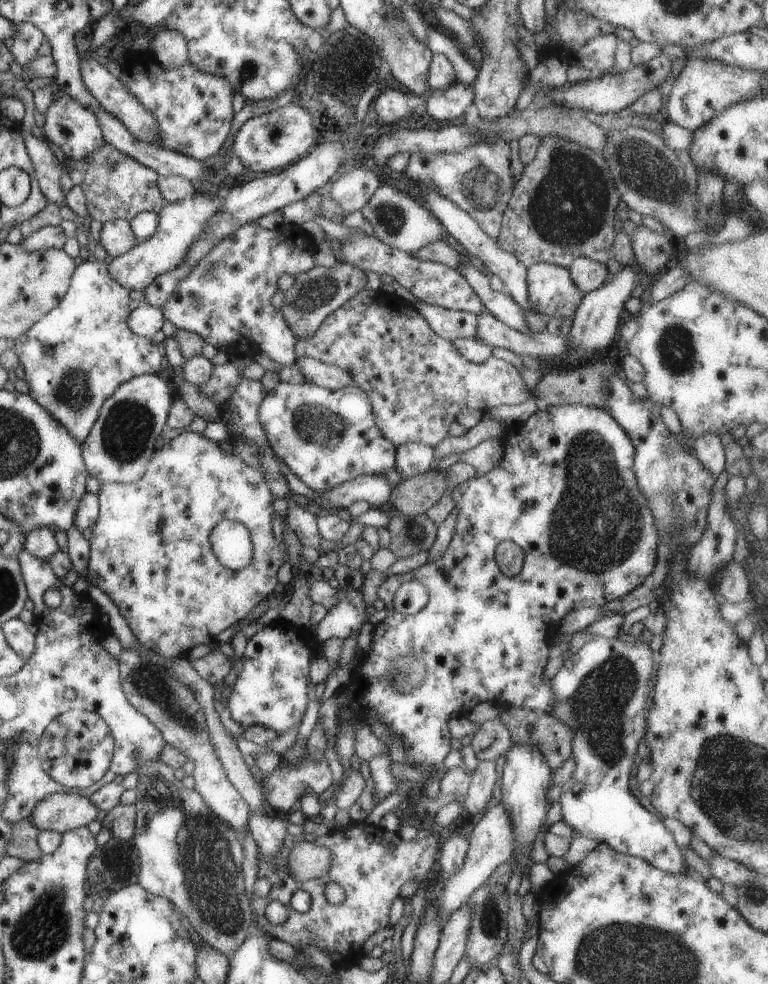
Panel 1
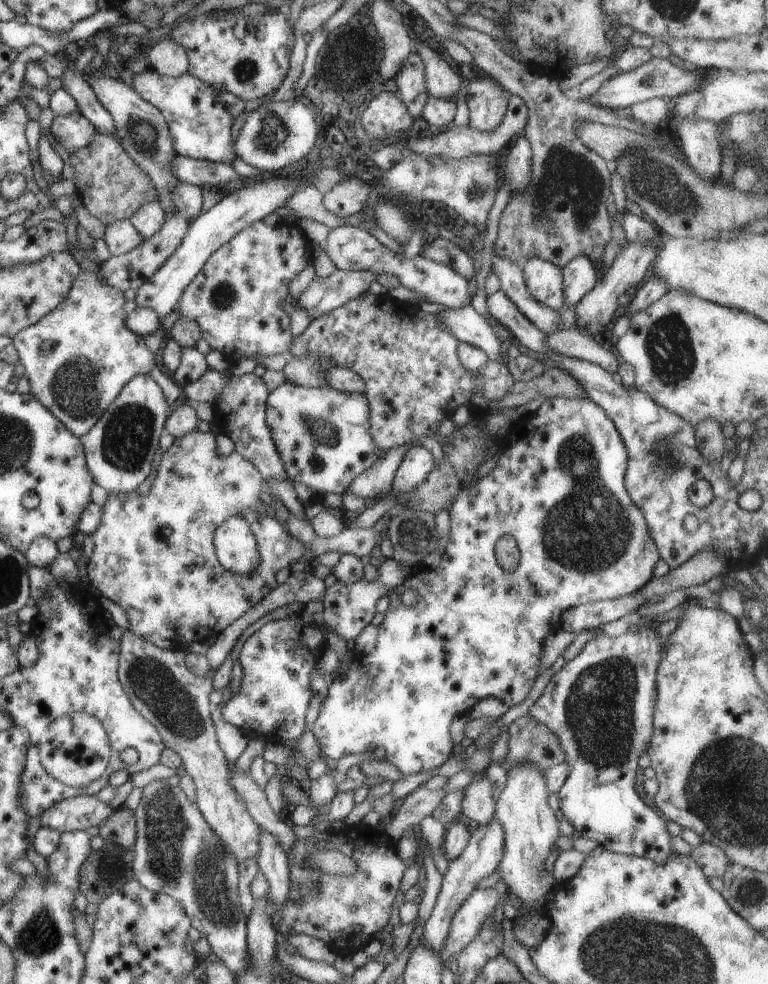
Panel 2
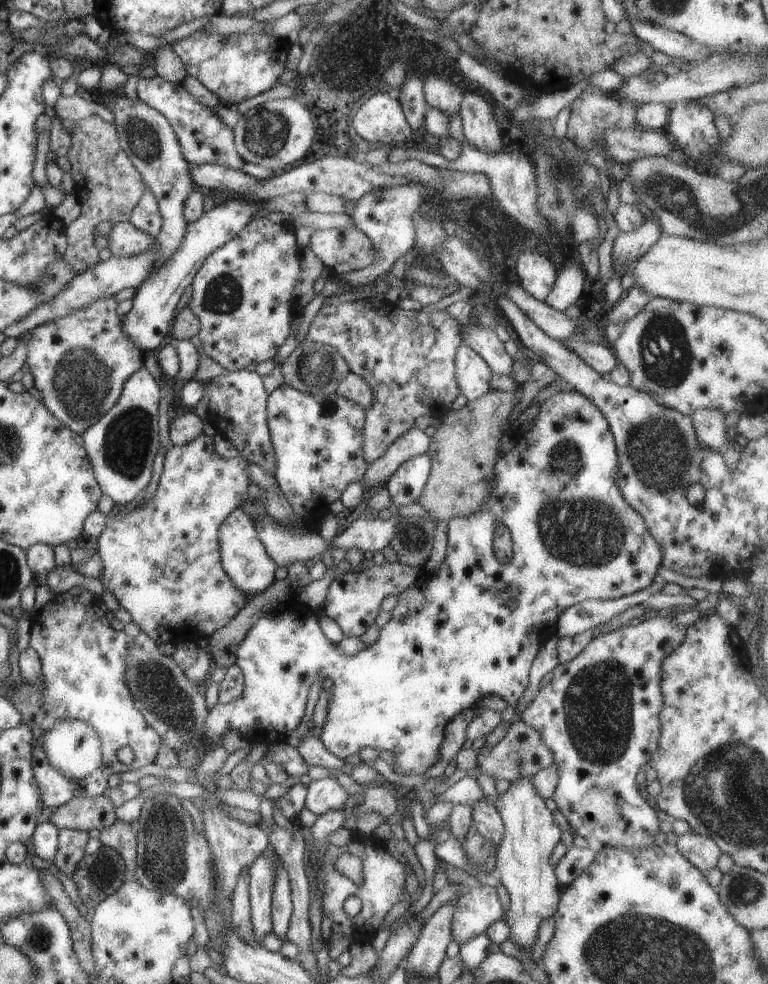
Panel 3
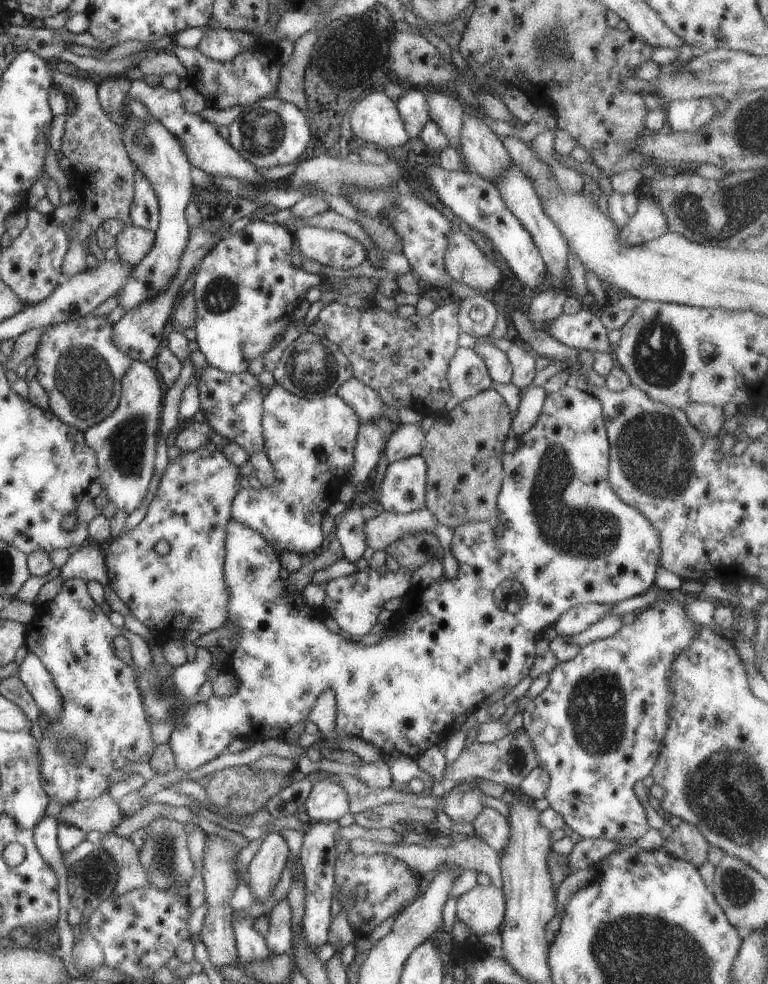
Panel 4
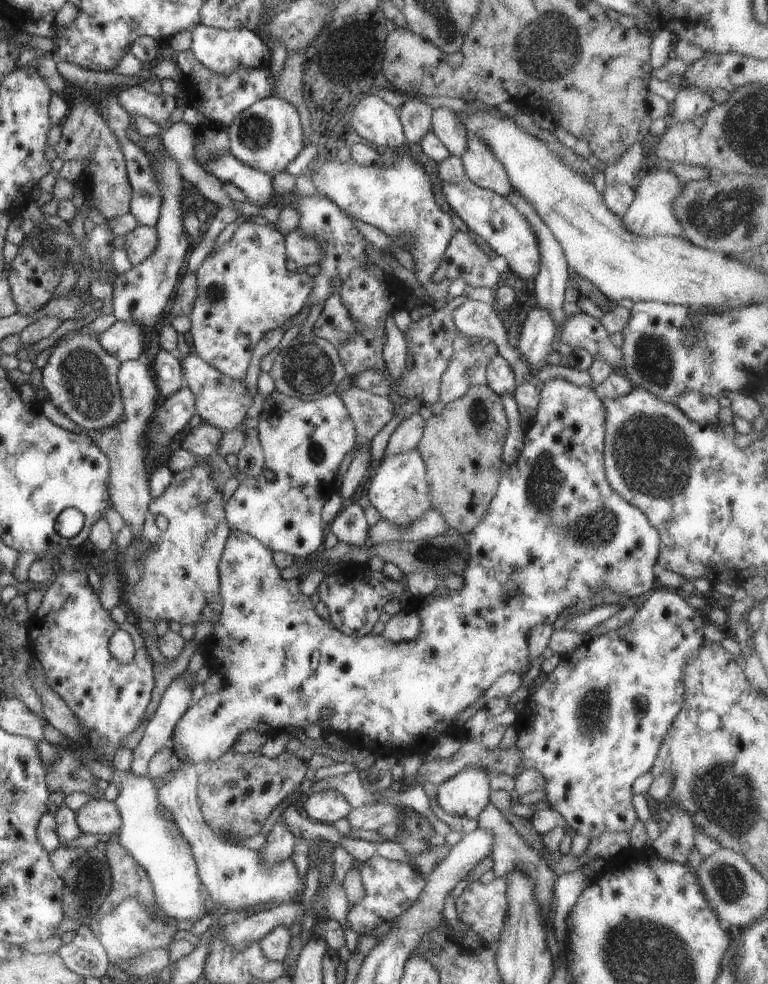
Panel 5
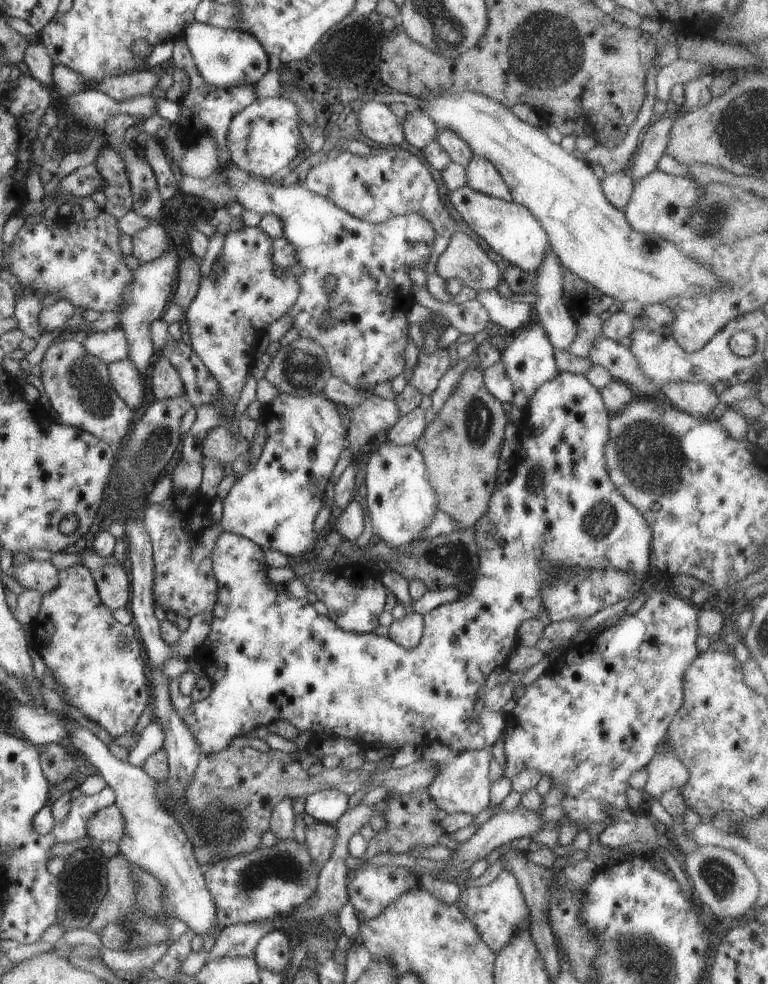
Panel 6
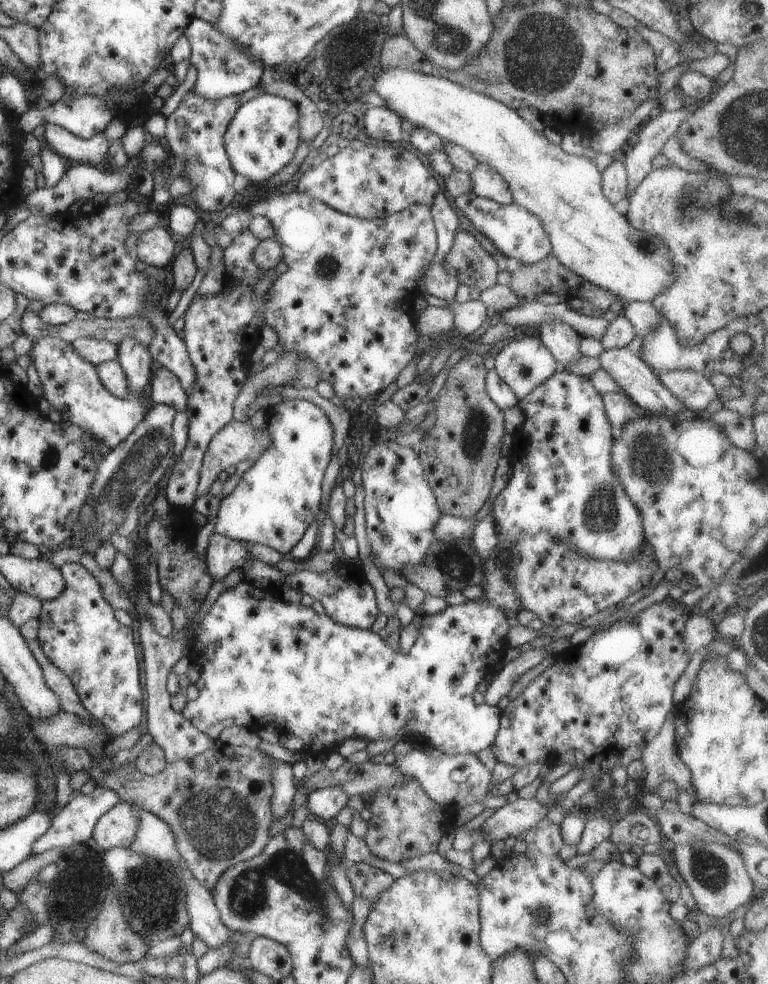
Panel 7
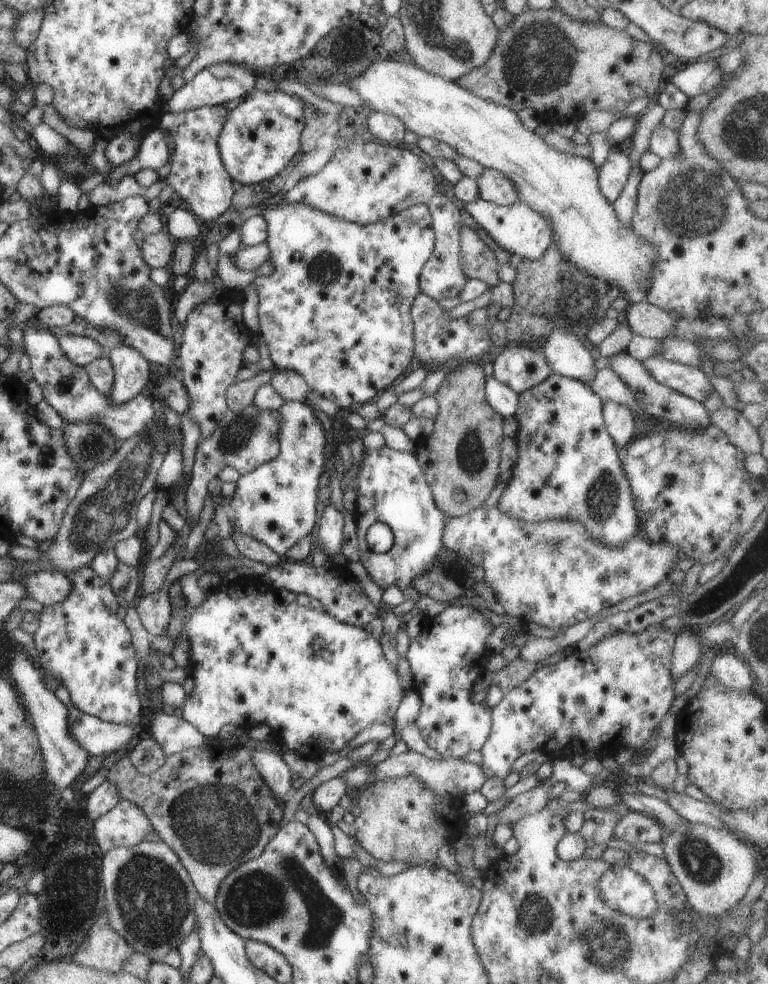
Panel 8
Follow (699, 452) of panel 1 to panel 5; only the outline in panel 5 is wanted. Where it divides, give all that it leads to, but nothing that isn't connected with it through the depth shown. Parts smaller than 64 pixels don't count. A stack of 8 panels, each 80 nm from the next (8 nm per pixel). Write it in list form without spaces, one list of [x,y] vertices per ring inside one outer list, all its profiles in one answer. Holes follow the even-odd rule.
[[[695,391],[681,393],[673,403],[690,421],[701,426],[717,425],[717,399]]]

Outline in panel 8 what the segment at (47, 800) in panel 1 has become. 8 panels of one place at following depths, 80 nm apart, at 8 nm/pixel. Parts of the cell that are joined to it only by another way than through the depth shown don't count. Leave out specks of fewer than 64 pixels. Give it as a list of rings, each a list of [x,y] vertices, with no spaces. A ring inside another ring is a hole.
[[[120,799],[111,810],[105,812],[92,822],[95,842],[101,846],[101,850],[108,851],[113,847],[130,847],[144,840],[144,836],[153,831],[147,815],[132,802]]]

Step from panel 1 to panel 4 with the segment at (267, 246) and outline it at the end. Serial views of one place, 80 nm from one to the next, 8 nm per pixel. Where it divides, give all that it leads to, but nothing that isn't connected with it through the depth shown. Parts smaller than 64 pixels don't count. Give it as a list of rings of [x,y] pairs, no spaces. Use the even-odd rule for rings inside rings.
[[[254,220],[241,230],[221,239],[198,262],[193,278],[195,339],[193,348],[199,350],[210,367],[226,373],[238,373],[246,370],[249,362],[257,356],[271,350],[276,335],[281,335],[291,321],[295,304],[304,298],[306,291],[319,286],[323,277],[305,273],[291,263],[291,244],[293,234],[278,223]]]

